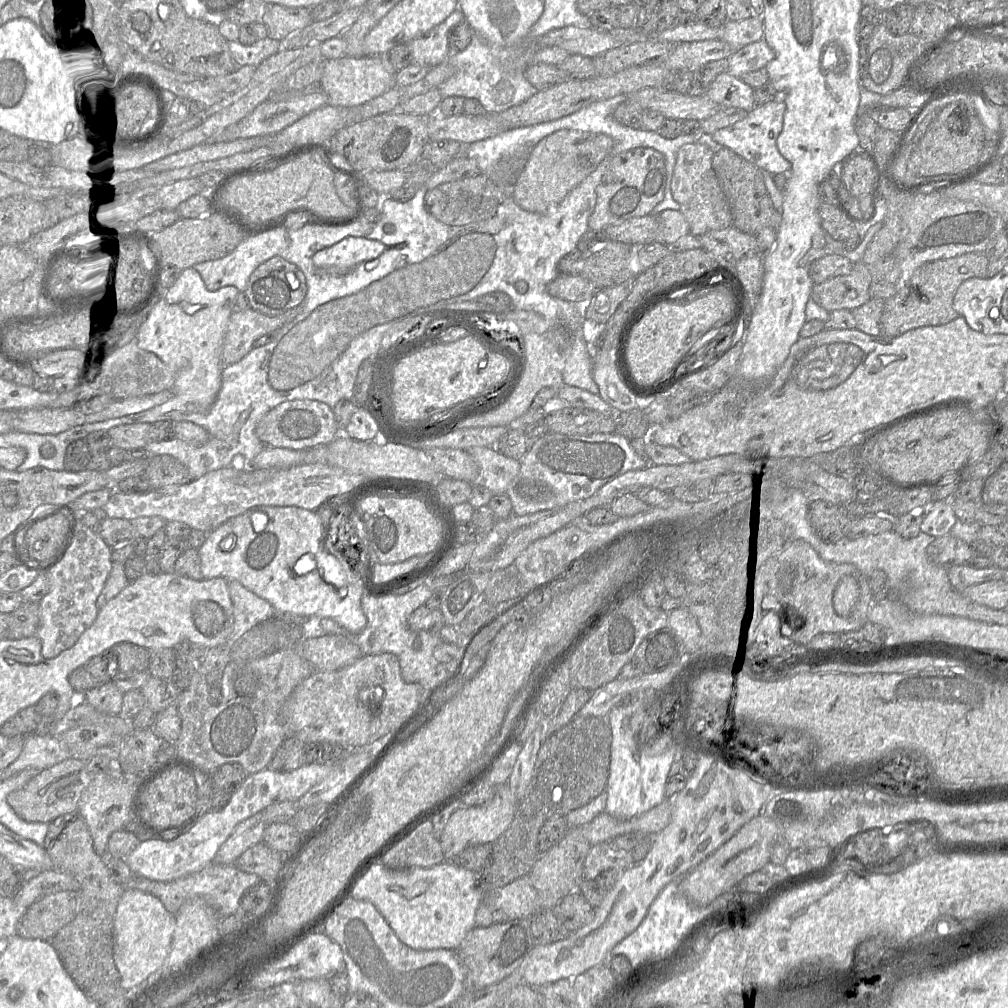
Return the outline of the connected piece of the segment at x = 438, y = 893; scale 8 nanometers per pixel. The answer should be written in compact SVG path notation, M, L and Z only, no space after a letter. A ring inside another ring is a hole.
M444 861L429 868L391 870L383 863L373 864L356 883L351 897L371 902L385 918L402 943L415 950L457 950L461 942L475 927L475 916L483 900L478 885L478 873Z

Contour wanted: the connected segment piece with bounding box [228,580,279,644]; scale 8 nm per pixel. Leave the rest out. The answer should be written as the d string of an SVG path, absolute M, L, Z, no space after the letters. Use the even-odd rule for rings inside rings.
M230 580L228 586L234 611L233 632L229 638L229 644L256 625L279 616L269 602L257 596L240 582Z

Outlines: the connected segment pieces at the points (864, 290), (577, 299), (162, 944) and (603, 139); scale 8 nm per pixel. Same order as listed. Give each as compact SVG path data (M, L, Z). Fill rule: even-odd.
M862 261L856 262L850 273L814 284L811 298L828 312L854 310L871 299L870 283L869 268Z
M558 274L547 285L547 291L555 298L580 306L589 302L595 292L595 286L580 274Z
M124 888L114 919L114 961L121 977L121 988L131 990L157 971L172 945L175 915L150 893Z
M567 129L548 135L530 150L512 188L514 201L526 211L547 213L612 155L613 146L613 139L602 133Z

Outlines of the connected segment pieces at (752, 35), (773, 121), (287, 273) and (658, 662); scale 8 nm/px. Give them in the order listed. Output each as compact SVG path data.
M757 15L739 21L728 20L721 27L721 39L728 43L732 50L763 39L763 33L762 18Z
M777 96L775 99L764 104L755 105L742 120L728 127L716 130L711 134L712 138L721 146L732 150L761 170L771 174L789 173L791 164L782 156L777 148L777 138L783 127L785 110L784 100Z
M280 256L260 264L250 275L244 291L249 306L267 316L282 315L297 307L305 300L306 294L307 284L303 272Z
M668 626L650 633L638 646L634 657L618 677L631 679L663 670L684 654L681 640Z

